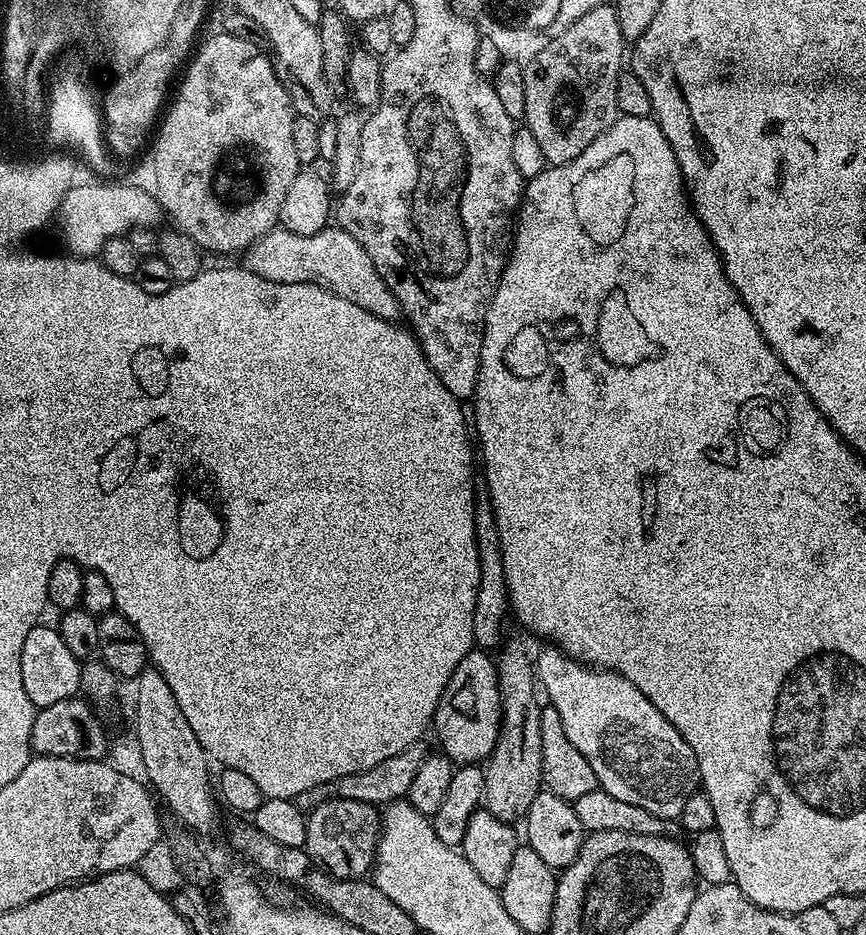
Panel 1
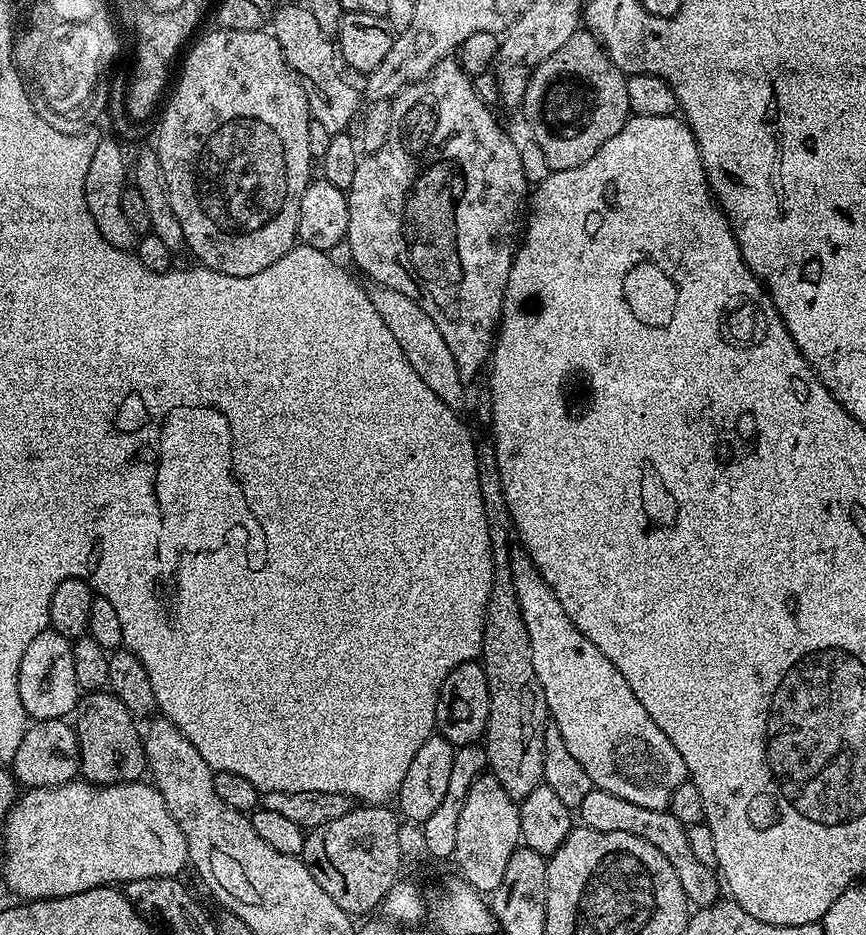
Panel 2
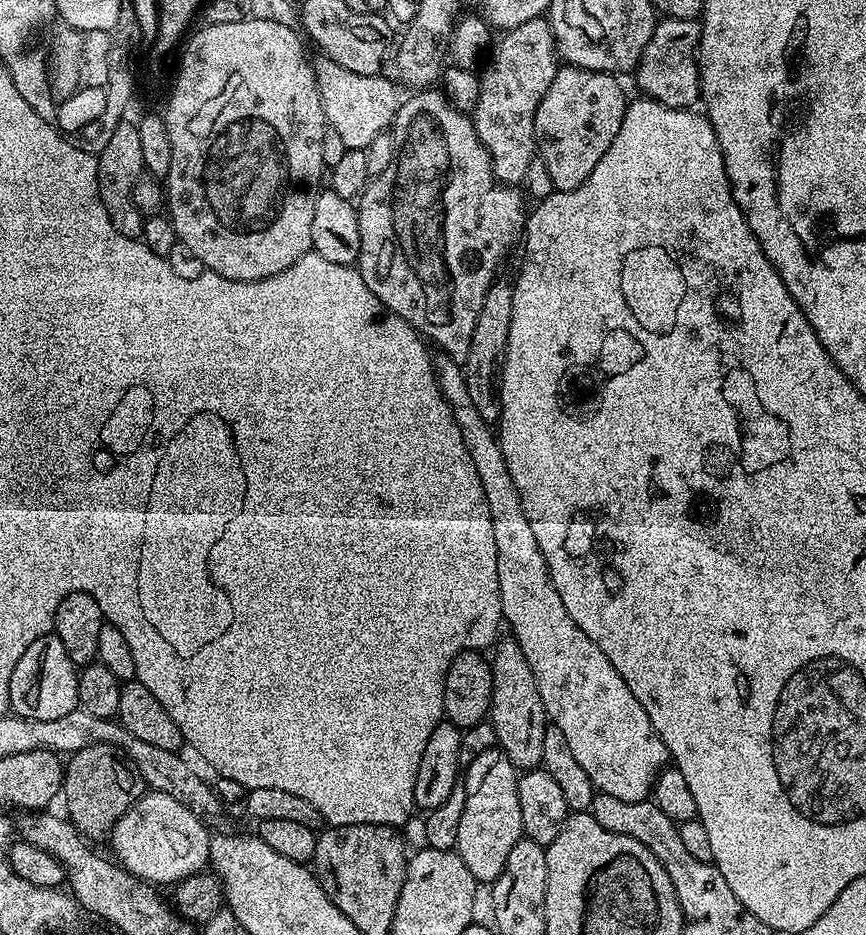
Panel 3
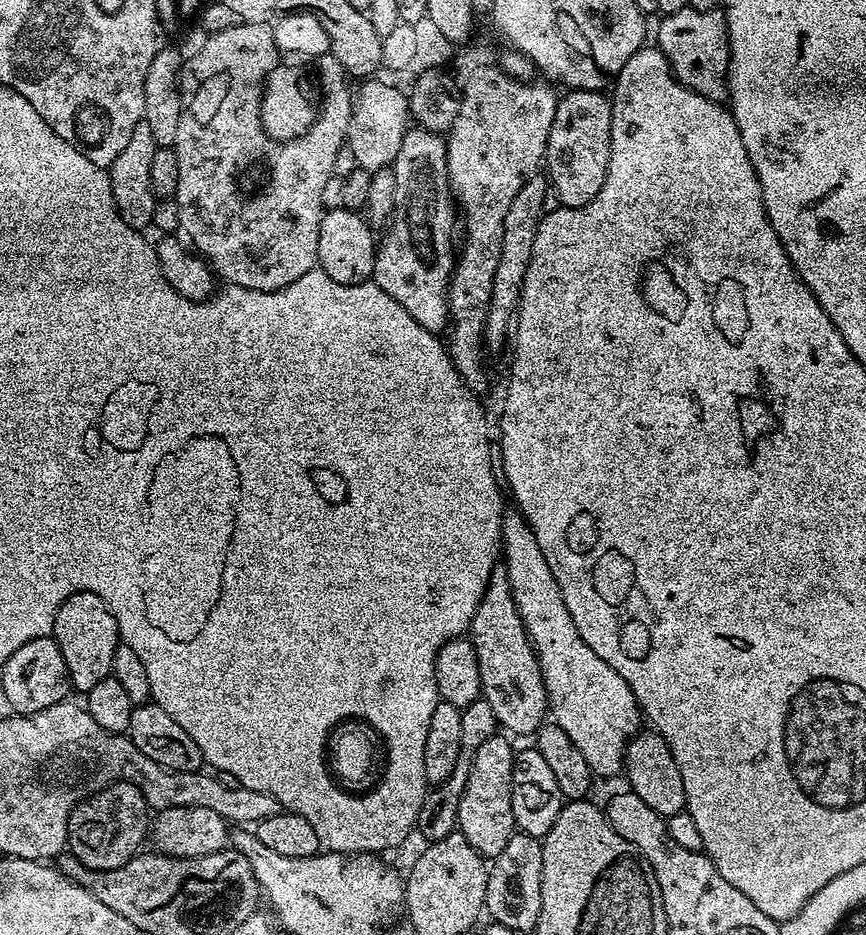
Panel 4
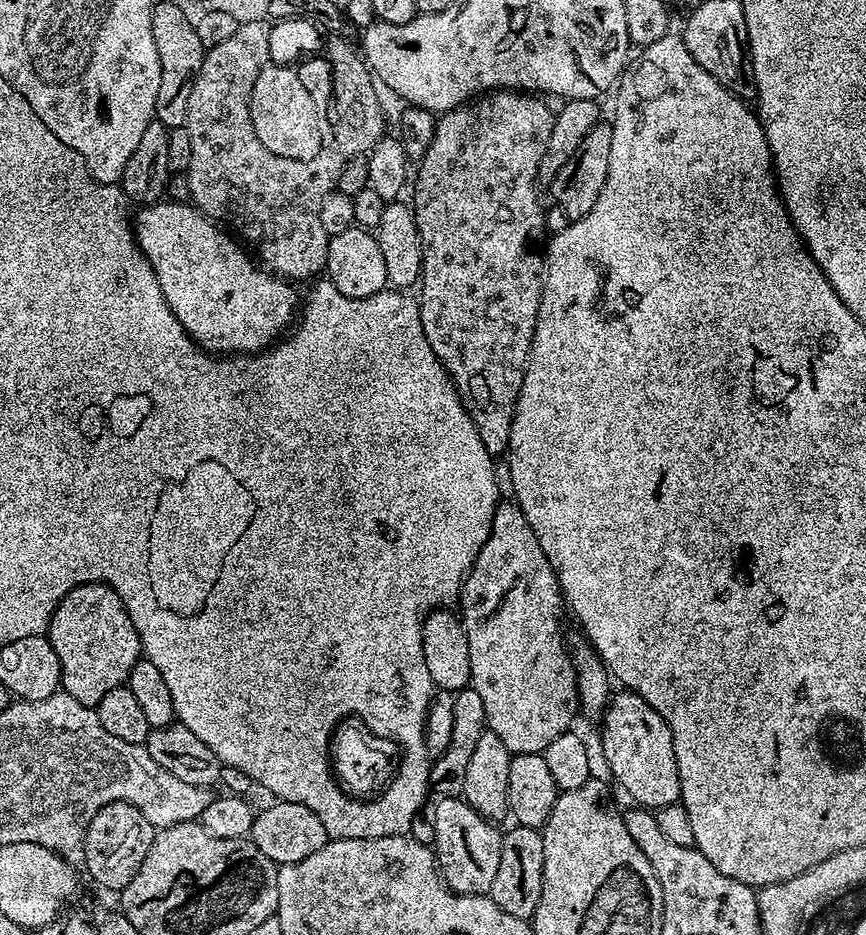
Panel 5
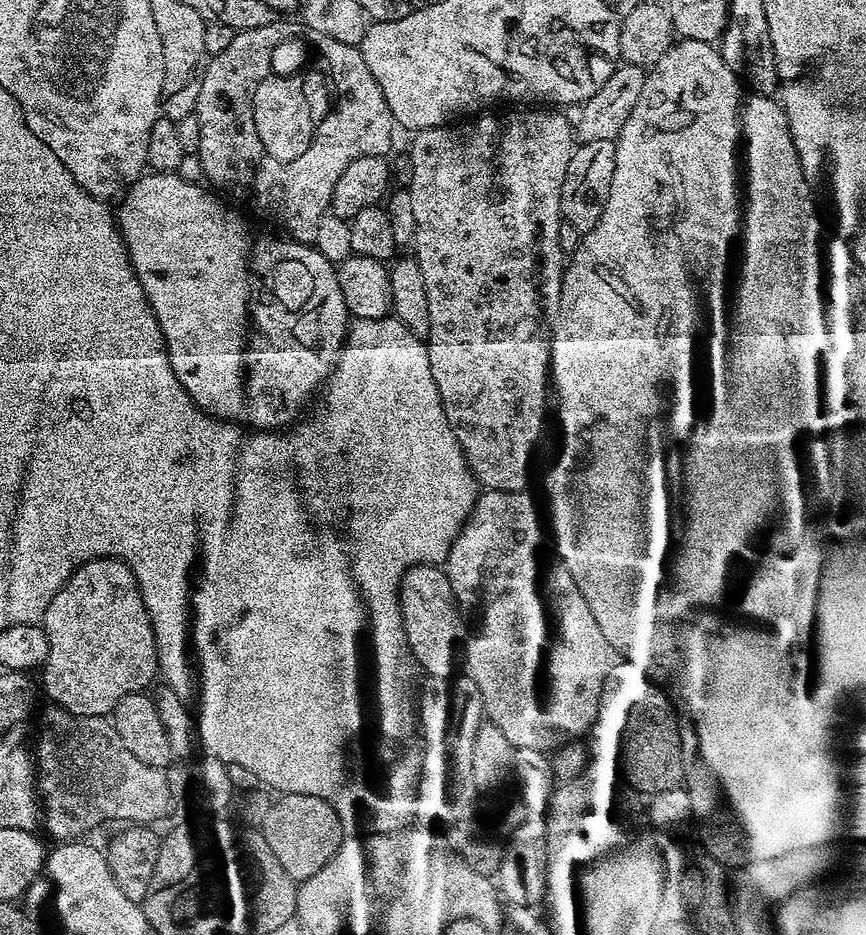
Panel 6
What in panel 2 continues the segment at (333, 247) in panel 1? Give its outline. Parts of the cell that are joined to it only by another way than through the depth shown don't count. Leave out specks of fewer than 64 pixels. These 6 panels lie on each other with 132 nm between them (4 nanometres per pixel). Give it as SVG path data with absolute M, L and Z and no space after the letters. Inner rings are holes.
M377 287L375 291L371 293L374 306L378 314L382 314L382 322L390 326L390 334L398 338L398 346L402 346L402 354L410 358L410 366L414 366L418 378L422 378L422 382L426 382L426 386L430 386L430 390L442 398L442 402L451 408L463 409L466 382L458 374L454 354L450 354L450 346L446 346L446 338L442 338L442 330L438 330L434 318L430 318L430 314L426 314L418 302L406 298L406 294L398 294L398 290Z

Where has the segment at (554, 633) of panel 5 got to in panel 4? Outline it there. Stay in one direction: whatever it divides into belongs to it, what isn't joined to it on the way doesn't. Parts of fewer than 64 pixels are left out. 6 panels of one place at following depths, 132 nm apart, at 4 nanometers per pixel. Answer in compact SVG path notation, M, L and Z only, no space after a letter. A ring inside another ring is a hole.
M502 566L490 574L486 594L472 619L470 639L478 654L482 699L490 702L497 725L513 737L531 737L549 715L548 695L536 651L518 614L508 575Z

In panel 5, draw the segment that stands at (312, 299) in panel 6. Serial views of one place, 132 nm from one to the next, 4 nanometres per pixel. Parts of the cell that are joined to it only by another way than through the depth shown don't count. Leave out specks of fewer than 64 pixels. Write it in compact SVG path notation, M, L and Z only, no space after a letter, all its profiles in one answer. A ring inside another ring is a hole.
M157 202L137 212L136 242L154 270L174 318L205 352L255 354L273 347L289 331L298 312L295 287L265 270L253 257L252 261L217 221L202 215L191 203Z

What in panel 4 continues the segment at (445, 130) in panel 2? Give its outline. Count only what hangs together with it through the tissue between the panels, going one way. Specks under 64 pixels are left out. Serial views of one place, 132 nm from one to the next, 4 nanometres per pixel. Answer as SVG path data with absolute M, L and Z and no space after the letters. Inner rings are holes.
M419 126L409 127L391 170L396 176L396 208L390 227L383 233L385 236L379 237L372 280L400 304L418 326L440 334L450 324L448 283L458 255L454 244L452 248L452 239L458 236L458 209L448 184L445 137Z

